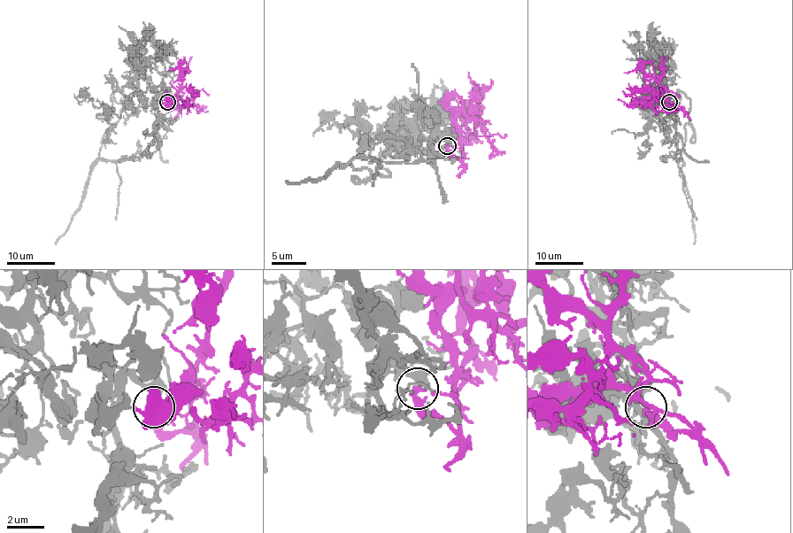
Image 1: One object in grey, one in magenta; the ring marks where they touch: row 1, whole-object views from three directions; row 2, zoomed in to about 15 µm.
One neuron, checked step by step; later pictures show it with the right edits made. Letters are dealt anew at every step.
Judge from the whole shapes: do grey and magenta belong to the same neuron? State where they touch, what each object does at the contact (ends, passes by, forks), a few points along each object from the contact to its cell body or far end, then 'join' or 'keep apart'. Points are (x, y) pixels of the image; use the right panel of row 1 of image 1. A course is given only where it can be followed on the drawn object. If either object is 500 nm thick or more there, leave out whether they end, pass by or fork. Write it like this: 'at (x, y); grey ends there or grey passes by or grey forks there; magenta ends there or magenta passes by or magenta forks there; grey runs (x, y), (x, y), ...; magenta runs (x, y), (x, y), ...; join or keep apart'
at (669, 102); grey ends there; magenta ends there; grey runs (669, 103), (662, 94), (676, 117), (676, 135), (682, 142), (678, 161), (682, 162), (693, 244); magenta runs (669, 103), (645, 97), (635, 100), (638, 104), (648, 106), (654, 91), (626, 94), (622, 90); join

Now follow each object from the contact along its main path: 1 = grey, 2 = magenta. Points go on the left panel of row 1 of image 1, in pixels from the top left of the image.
1: (168, 103), (162, 94), (159, 96), (158, 149), (112, 161), (99, 160), (91, 172), (80, 208), (55, 244)
2: (168, 103), (175, 104), (173, 97), (169, 100), (181, 106), (190, 97), (190, 89), (198, 90)

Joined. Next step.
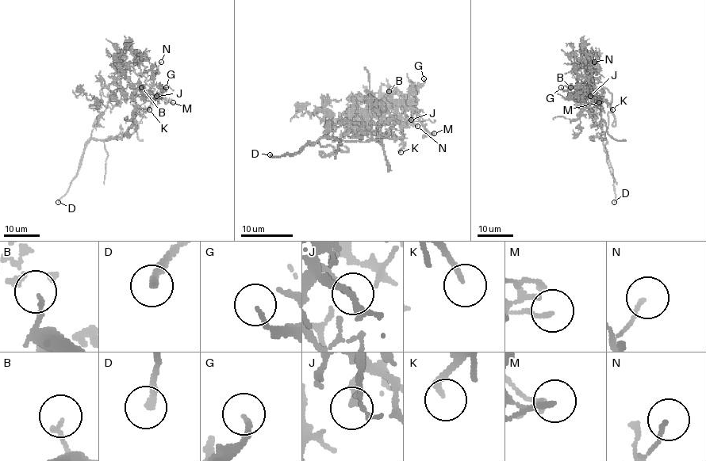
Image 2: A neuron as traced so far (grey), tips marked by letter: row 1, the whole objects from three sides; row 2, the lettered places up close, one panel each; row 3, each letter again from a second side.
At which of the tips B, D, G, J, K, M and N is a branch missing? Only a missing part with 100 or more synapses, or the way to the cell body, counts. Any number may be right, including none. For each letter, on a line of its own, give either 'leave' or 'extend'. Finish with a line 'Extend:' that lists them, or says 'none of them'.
B: leave
D: extend
G: leave
J: leave
K: leave
M: leave
N: leave
Extend: D

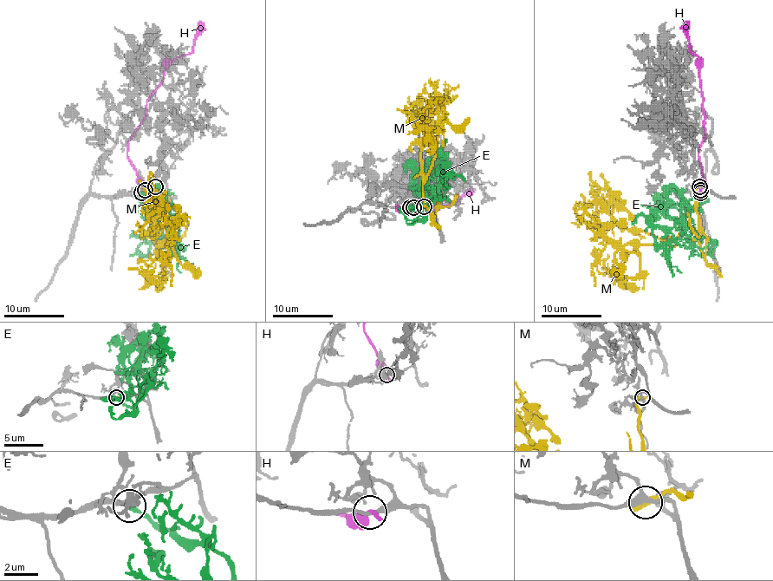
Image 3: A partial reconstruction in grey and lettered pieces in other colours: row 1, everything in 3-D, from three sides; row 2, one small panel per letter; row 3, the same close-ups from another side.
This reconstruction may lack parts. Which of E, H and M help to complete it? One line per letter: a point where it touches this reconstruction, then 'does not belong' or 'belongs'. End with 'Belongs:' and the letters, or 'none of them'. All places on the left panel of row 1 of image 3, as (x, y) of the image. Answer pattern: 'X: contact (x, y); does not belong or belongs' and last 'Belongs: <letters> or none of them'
E: contact (141, 192); belongs
H: contact (145, 190); does not belong
M: contact (155, 186); does not belong
Belongs: E

